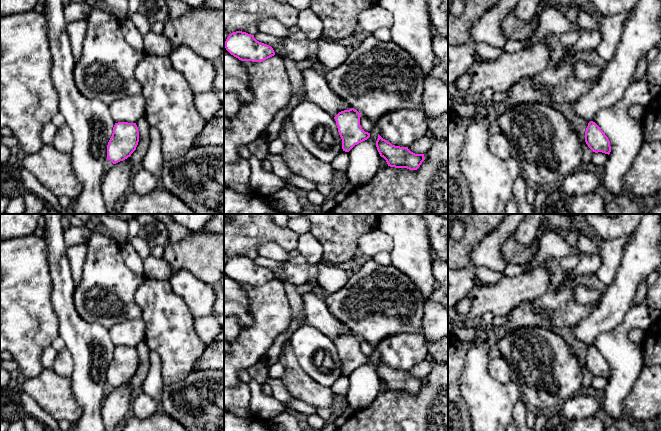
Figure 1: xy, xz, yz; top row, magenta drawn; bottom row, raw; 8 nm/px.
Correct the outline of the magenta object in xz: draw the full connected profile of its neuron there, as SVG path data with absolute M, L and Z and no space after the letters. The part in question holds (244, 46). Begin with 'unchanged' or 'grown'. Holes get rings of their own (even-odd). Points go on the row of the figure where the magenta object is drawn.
unchanged; M242 31L229 34L225 48L241 61L262 62L275 55L271 46L257 41L254 35Z

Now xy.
unchanged; M115 123L107 145L107 159L113 164L127 159L136 150L138 142L139 131L136 123Z

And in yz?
unchanged; M590 121L586 128L585 142L595 153L602 152L609 155L611 152L611 146L608 137L593 121Z

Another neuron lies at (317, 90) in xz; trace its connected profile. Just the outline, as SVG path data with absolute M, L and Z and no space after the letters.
M311 67L303 69L301 73L308 101L315 103L333 117L341 111L352 108L329 88L324 73L318 72Z

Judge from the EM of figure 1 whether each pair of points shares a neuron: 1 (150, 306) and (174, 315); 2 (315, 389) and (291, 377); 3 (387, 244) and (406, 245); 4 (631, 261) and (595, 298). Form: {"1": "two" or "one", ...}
{"1": "one", "2": "one", "3": "two", "4": "two"}

